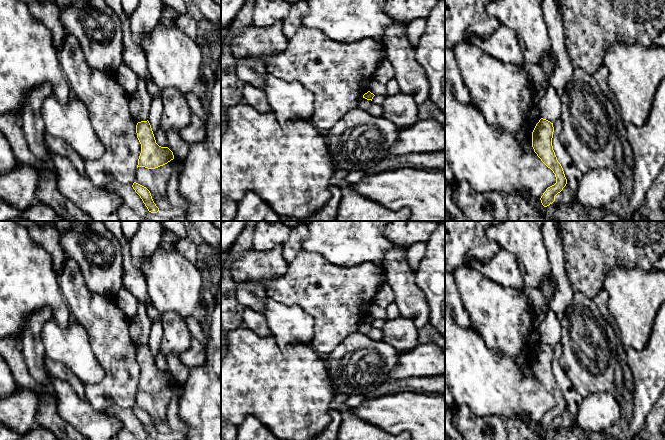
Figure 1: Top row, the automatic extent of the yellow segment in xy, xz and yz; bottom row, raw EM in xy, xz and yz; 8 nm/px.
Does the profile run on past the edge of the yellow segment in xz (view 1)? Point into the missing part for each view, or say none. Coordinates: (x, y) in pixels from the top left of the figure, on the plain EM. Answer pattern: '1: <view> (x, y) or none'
1: none

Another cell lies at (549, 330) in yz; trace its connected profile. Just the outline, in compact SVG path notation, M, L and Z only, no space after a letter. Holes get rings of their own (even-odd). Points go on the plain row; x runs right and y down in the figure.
M526 288L525 293L529 299L532 309L543 309L546 313L537 331L541 341L553 347L561 340L561 324L555 313L546 302L543 292L539 288Z

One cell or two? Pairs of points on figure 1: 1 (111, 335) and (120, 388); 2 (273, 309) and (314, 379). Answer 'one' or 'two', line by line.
1: one
2: two

